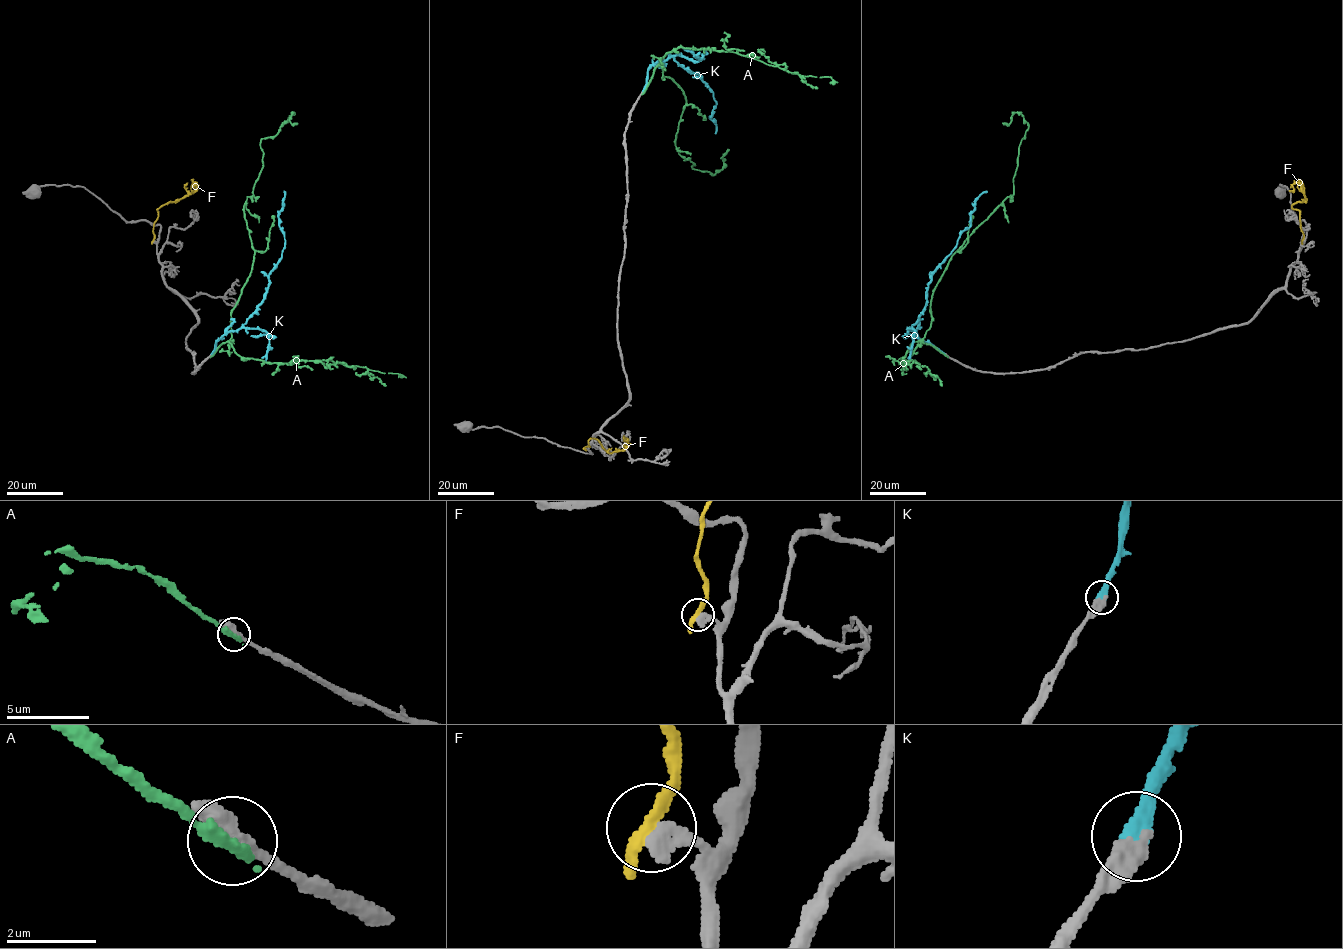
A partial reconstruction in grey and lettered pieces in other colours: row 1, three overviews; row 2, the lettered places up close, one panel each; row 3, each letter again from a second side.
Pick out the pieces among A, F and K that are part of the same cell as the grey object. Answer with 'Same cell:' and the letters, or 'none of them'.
Same cell: K

